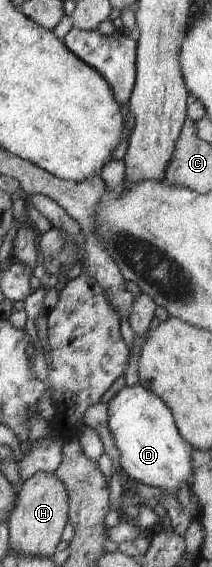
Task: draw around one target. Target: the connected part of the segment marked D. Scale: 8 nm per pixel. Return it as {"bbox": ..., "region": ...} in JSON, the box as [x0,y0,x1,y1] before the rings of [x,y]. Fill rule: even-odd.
{"bbox":[107,384,193,494],"region":[[[126,384],[117,393],[109,394],[107,427],[119,450],[120,468],[135,481],[177,494],[180,485],[189,484],[193,471],[191,452],[193,446],[178,432],[170,409],[145,386]]]}

